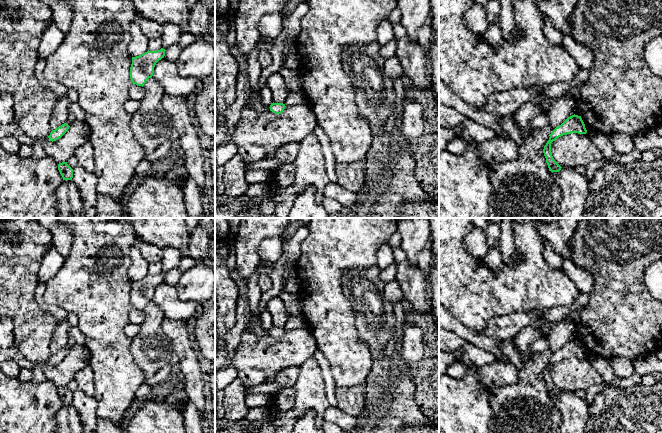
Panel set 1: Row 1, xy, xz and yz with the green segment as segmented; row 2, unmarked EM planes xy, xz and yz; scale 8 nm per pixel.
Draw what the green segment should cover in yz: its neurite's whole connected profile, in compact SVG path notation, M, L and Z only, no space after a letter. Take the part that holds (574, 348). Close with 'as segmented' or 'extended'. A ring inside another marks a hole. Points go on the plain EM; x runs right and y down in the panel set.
M572 339L568 341L561 349L556 351L550 358L549 364L544 370L543 377L546 382L546 387L548 389L549 395L551 396L559 396L561 394L561 390L554 384L551 376L551 367L555 365L557 362L571 358L586 358L587 354L585 352L585 348L578 339Z | as segmented

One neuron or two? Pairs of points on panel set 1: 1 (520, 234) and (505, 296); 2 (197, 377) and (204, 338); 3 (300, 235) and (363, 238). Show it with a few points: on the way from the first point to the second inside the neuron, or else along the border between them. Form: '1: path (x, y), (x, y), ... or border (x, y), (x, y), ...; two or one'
1: path (527, 249), (527, 271), (517, 281); one
2: border (192, 338), (196, 347); two
3: border (307, 228), (307, 236), (301, 243), (298, 257); two

